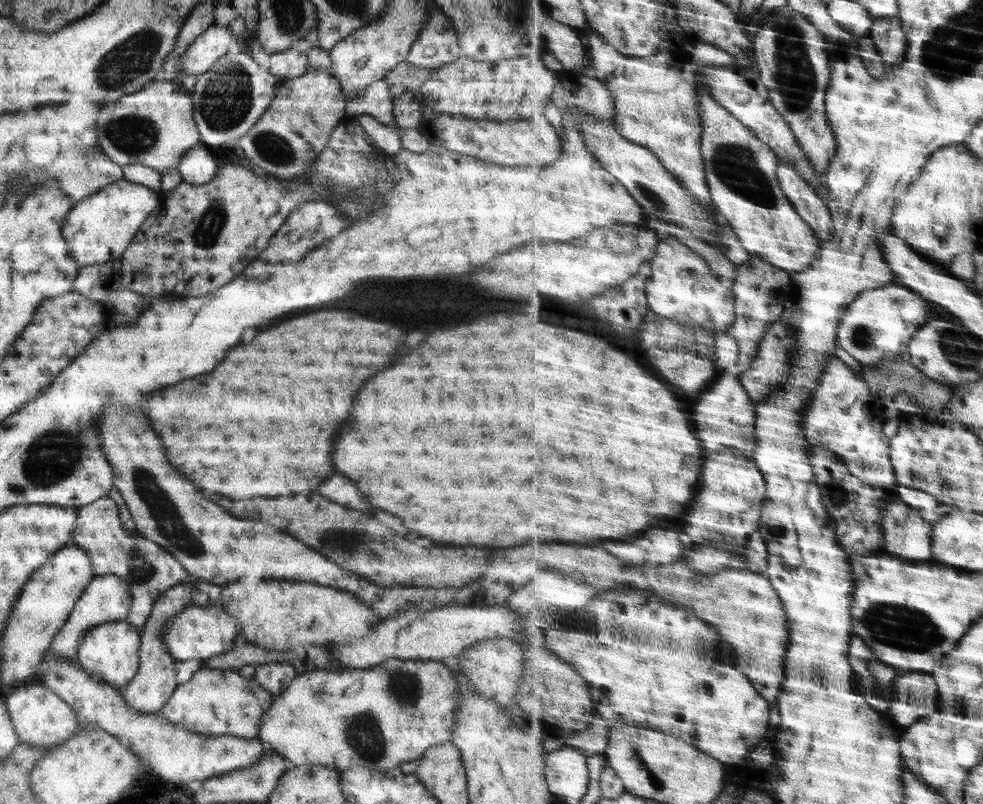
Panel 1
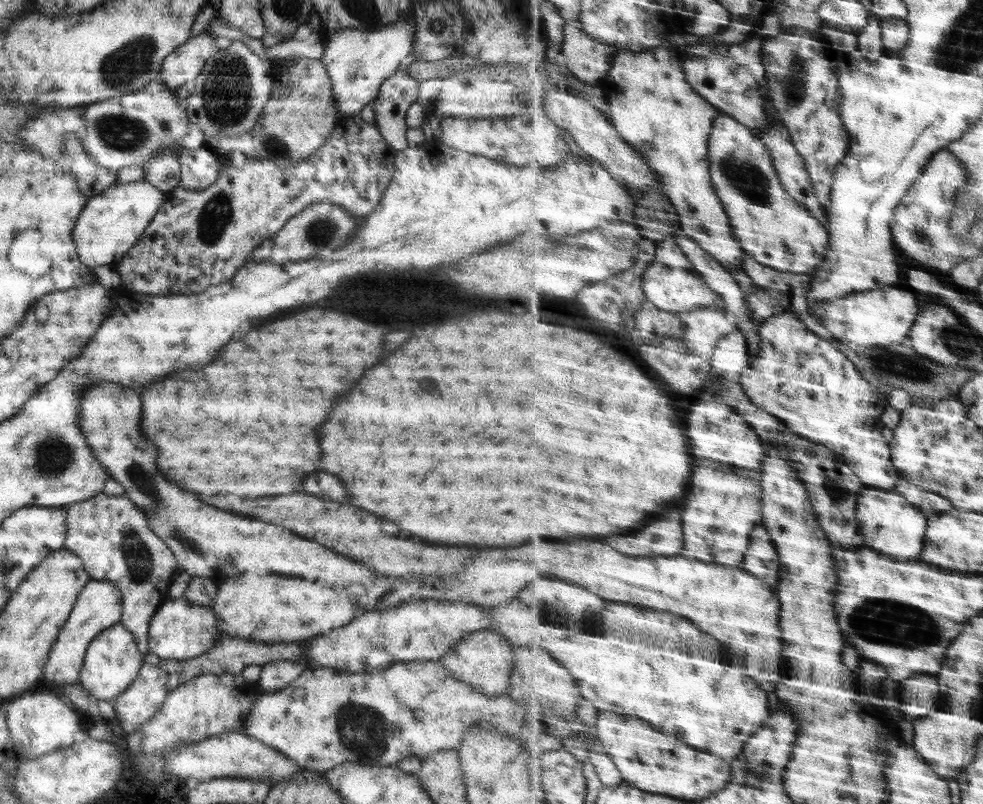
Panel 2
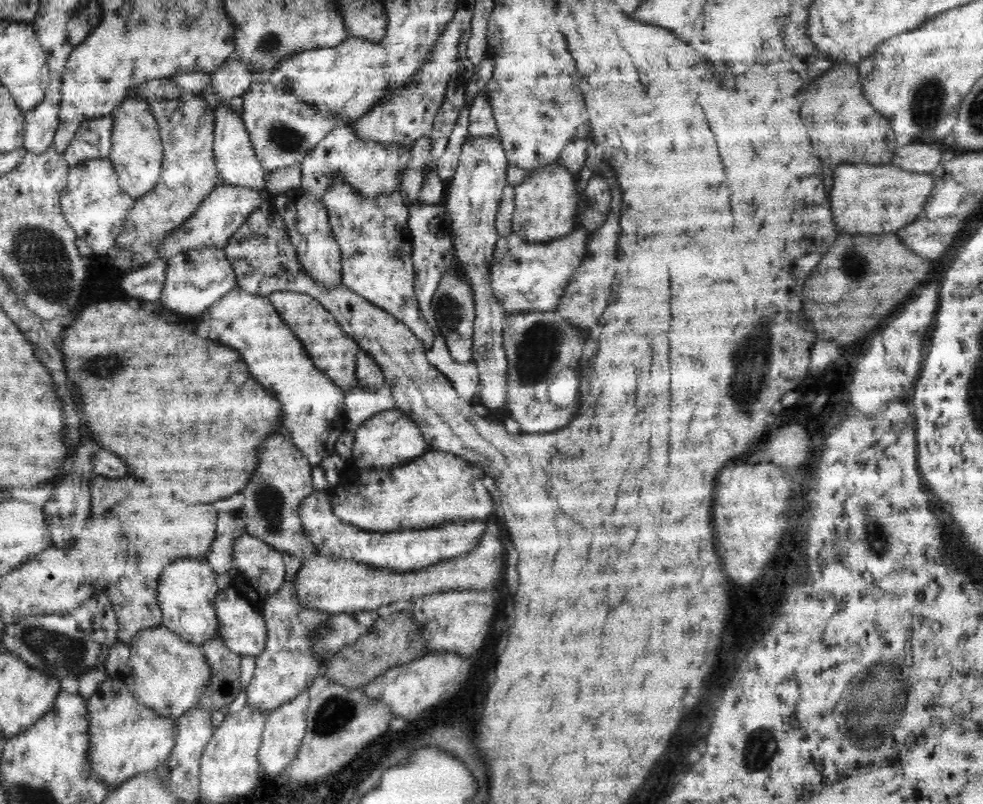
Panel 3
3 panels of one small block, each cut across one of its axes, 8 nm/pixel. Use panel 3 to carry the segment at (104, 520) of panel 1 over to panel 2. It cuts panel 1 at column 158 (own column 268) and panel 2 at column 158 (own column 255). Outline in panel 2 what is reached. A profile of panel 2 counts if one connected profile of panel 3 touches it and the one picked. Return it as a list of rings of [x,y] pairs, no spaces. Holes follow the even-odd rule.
[[[103,491],[86,500],[63,505],[65,540],[63,548],[73,552],[91,579],[111,582],[121,592],[119,623],[133,635],[137,650],[147,654],[147,625],[159,604],[167,597],[167,587],[177,564],[167,545],[149,529],[145,513],[125,494],[110,496]]]

